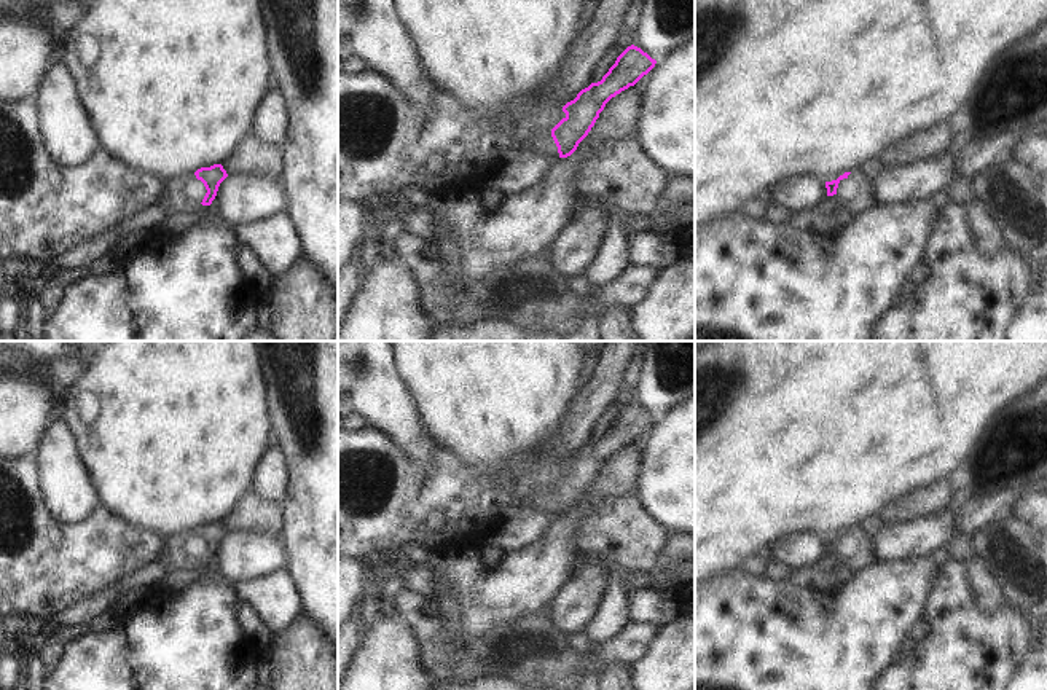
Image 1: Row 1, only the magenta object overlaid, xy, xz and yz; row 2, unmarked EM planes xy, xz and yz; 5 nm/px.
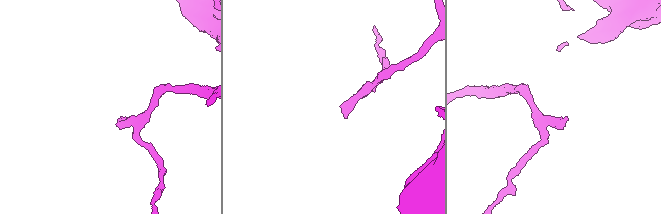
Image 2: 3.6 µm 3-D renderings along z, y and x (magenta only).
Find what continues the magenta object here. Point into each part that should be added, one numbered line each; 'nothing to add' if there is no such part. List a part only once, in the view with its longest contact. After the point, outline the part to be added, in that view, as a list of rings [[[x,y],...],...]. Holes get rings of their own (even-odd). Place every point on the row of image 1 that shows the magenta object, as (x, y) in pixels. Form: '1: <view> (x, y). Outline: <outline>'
1: xz (542, 144). Outline: [[[543,132],[535,135],[529,143],[527,148],[531,148],[537,155],[547,155],[547,156],[559,156],[558,147],[551,137],[551,134]]]

